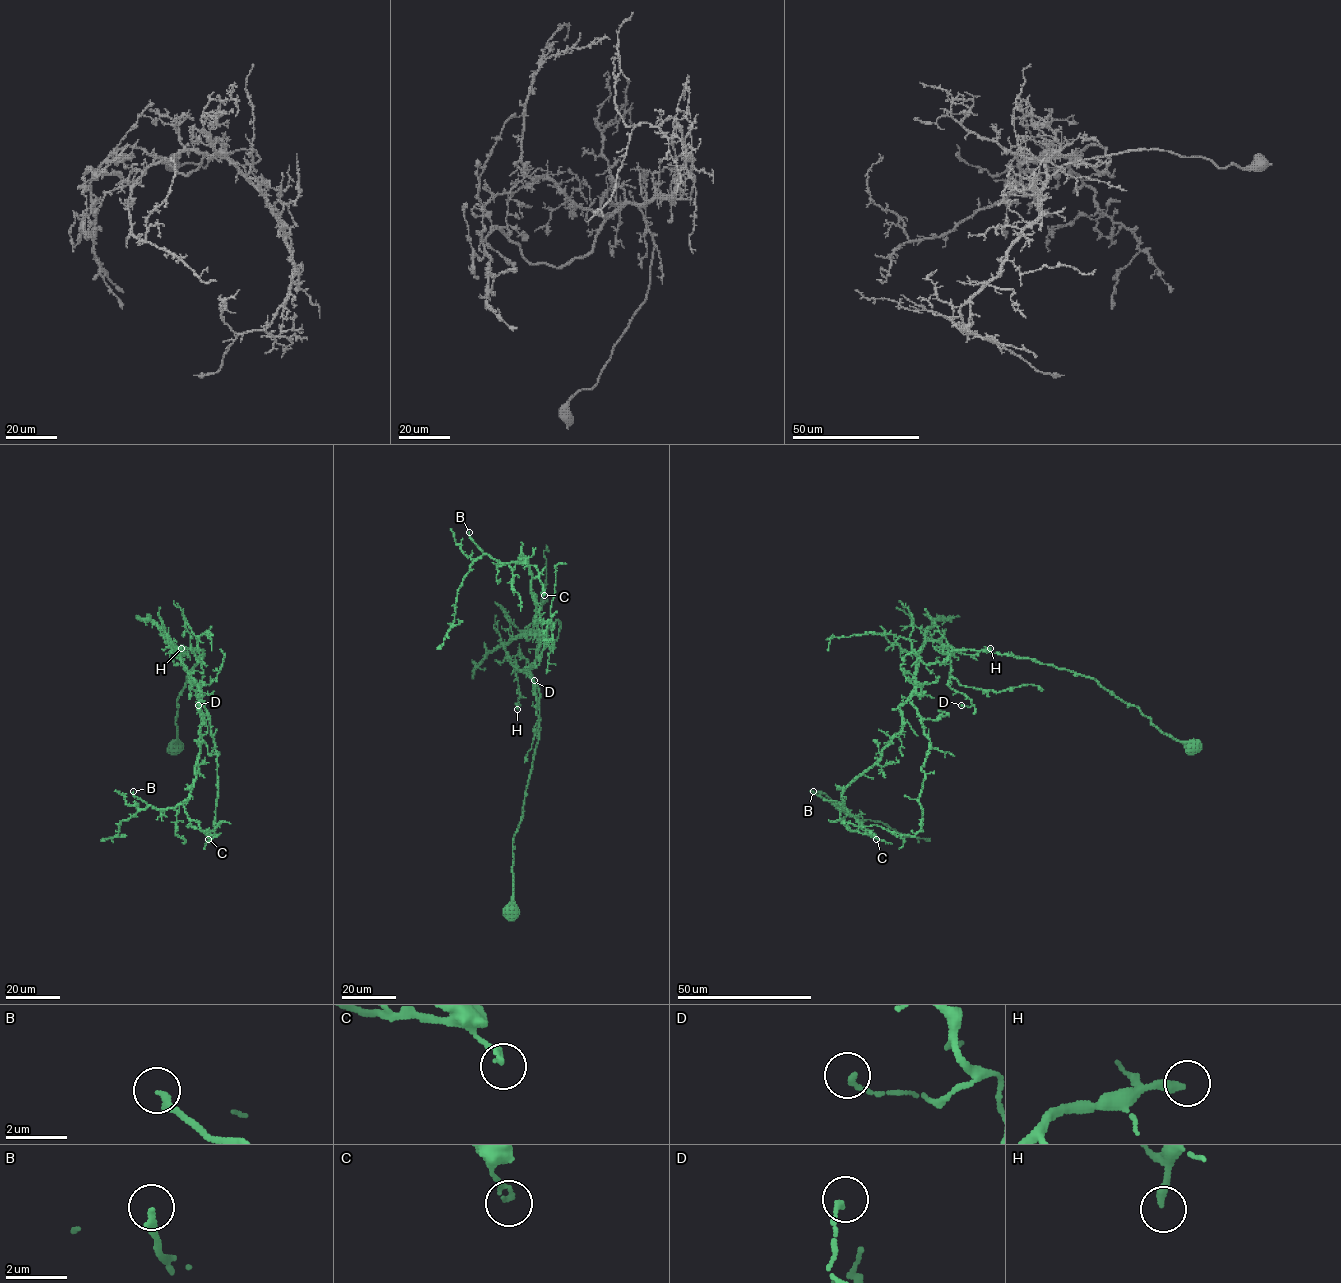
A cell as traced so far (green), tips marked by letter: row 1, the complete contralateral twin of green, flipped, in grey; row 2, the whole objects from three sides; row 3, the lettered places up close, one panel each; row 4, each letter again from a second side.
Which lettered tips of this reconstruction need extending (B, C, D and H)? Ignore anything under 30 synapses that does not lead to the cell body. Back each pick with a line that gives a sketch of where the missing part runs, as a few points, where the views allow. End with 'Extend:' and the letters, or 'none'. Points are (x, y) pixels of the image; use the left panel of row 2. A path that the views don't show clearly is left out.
Extend: none

